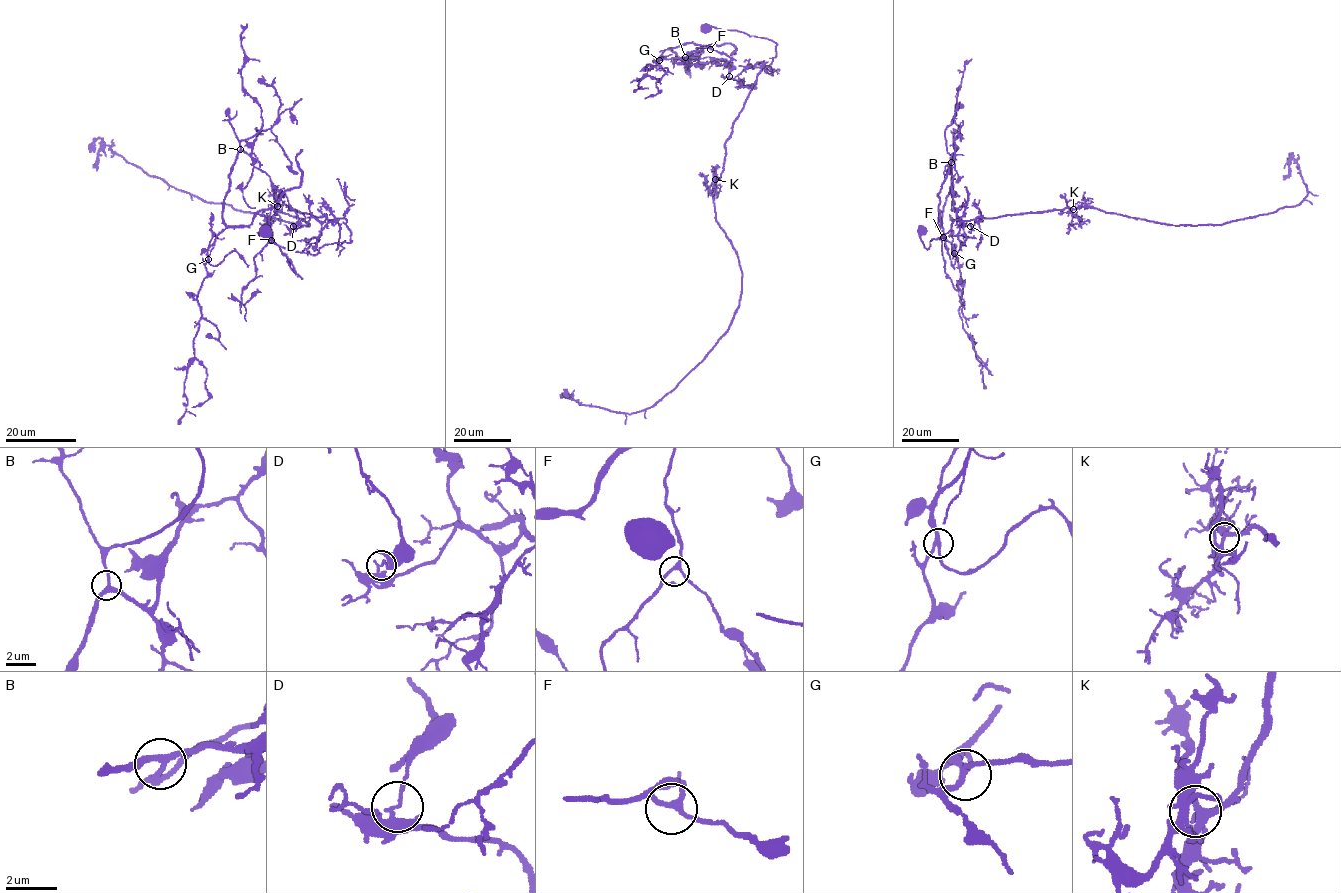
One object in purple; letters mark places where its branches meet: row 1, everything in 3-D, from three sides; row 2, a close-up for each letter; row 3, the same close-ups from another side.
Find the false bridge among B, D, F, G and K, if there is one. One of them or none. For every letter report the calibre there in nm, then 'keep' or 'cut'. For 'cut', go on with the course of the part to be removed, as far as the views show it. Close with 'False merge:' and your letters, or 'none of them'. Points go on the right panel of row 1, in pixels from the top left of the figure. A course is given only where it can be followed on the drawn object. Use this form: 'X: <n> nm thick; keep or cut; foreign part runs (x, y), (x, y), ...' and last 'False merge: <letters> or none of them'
B: 240 nm thick; keep
D: 130 nm thick; cut; foreign part runs (970, 226), (953, 207), (951, 164), (942, 227), (961, 272), (959, 313), (982, 367), (985, 388)
F: 200 nm thick; keep
G: 240 nm thick; keep
K: 240 nm thick; keep
False merge: D

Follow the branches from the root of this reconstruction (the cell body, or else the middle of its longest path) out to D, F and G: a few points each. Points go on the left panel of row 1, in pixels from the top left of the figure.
D: (265, 231), (276, 244), (312, 254), (324, 245), (351, 240), (344, 218), (312, 217), (293, 226)
F: (265, 231), (312, 254), (351, 240), (344, 218), (294, 229), (240, 151), (222, 221), (269, 209), (271, 240)
G: (265, 231), (312, 254), (351, 240), (344, 218), (294, 229), (286, 196), (240, 151), (208, 259)

